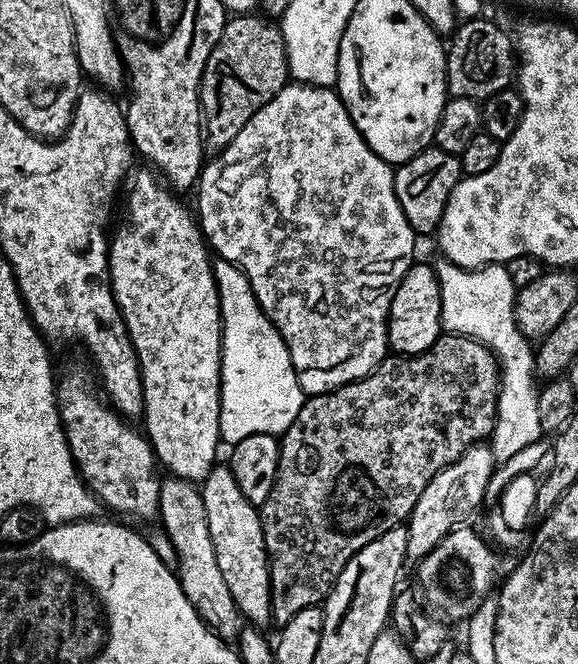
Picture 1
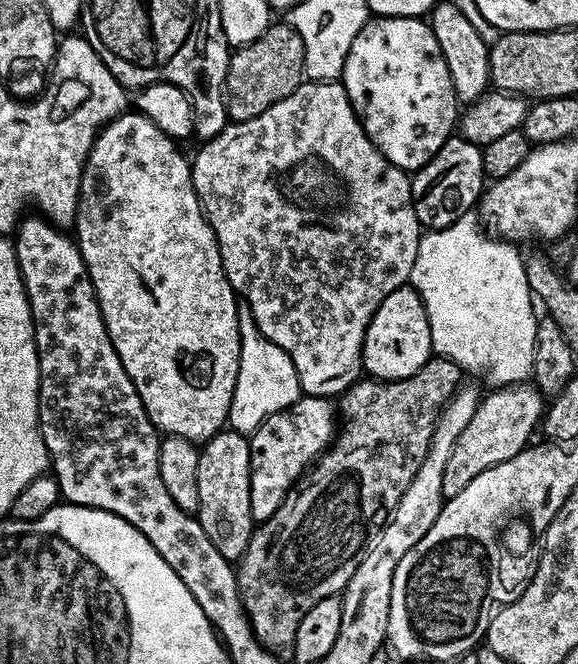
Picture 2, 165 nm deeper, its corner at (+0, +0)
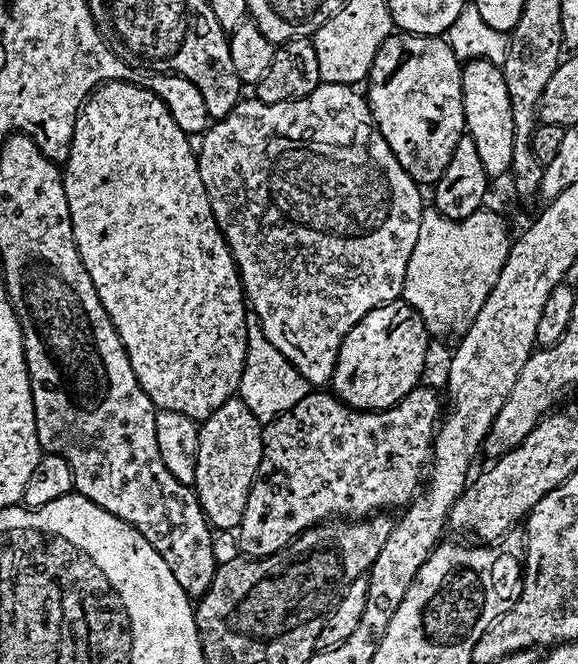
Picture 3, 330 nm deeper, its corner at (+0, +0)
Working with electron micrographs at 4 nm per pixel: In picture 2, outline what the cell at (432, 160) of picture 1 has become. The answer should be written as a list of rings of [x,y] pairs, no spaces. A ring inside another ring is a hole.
[[[459,134],[449,136],[438,154],[434,154],[426,166],[419,168],[411,181],[412,205],[421,229],[435,230],[458,222],[458,218],[477,207],[486,188],[481,145],[465,140]]]

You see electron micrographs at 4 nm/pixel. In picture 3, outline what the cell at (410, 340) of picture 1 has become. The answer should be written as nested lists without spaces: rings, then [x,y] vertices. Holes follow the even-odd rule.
[[[403,299],[391,300],[370,310],[352,327],[350,334],[340,347],[336,368],[332,371],[331,391],[349,408],[365,412],[379,412],[382,408],[393,408],[402,397],[421,383],[420,371],[424,368],[424,355],[428,352],[429,333],[423,318]]]

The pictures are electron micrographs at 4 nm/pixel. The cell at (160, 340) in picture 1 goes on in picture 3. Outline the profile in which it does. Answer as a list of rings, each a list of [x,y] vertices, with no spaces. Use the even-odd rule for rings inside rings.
[[[105,82],[96,91],[84,101],[84,107],[80,113],[76,115],[76,125],[74,126],[74,134],[72,135],[72,145],[70,146],[70,154],[62,168],[64,178],[64,189],[66,190],[66,202],[70,206],[70,214],[72,215],[72,233],[76,239],[78,246],[78,254],[82,258],[82,262],[86,266],[86,274],[90,274],[90,282],[94,282],[94,290],[98,294],[98,298],[102,302],[102,306],[106,310],[106,314],[110,318],[110,322],[116,327],[116,332],[120,335],[122,346],[126,350],[126,354],[130,358],[130,366],[134,370],[134,374],[138,378],[138,382],[142,386],[142,390],[146,390],[146,394],[152,400],[153,405],[157,409],[166,412],[177,412],[178,414],[186,414],[194,421],[202,422],[210,414],[214,414],[214,410],[218,410],[218,406],[222,406],[222,402],[233,399],[237,395],[240,387],[240,379],[242,378],[242,370],[244,369],[244,359],[248,353],[248,320],[244,316],[244,308],[246,312],[246,297],[244,288],[240,284],[240,274],[236,271],[236,264],[232,261],[232,251],[228,249],[224,242],[224,236],[220,232],[218,222],[212,213],[210,206],[210,198],[206,194],[206,186],[200,177],[200,162],[197,153],[194,151],[194,144],[191,144],[189,133],[183,132],[178,126],[178,122],[174,122],[174,118],[161,100],[156,97],[153,92],[146,86],[139,88],[136,82]]]

